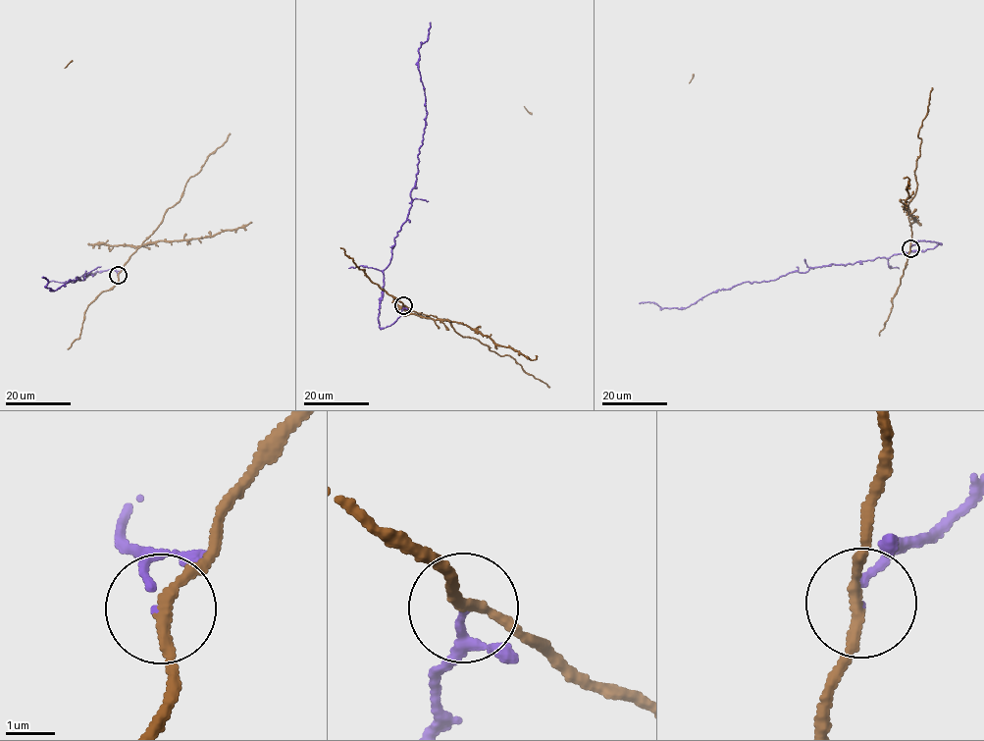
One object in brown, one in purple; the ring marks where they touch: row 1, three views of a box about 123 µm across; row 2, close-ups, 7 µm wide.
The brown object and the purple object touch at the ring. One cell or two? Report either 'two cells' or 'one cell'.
two cells

